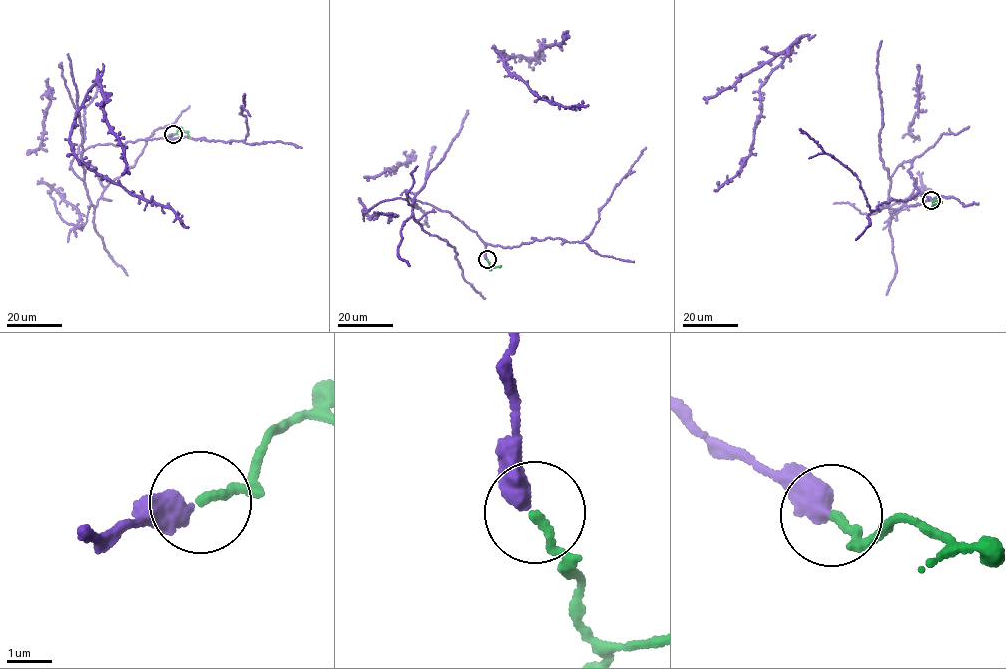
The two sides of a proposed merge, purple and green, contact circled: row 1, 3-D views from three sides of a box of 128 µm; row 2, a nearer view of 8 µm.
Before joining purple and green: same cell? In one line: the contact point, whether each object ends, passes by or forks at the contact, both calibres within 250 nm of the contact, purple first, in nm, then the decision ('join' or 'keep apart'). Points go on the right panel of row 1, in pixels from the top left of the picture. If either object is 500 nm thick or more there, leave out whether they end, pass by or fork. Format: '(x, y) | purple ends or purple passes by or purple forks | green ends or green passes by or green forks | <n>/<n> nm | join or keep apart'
(931, 200) | 500/200 nm | join

